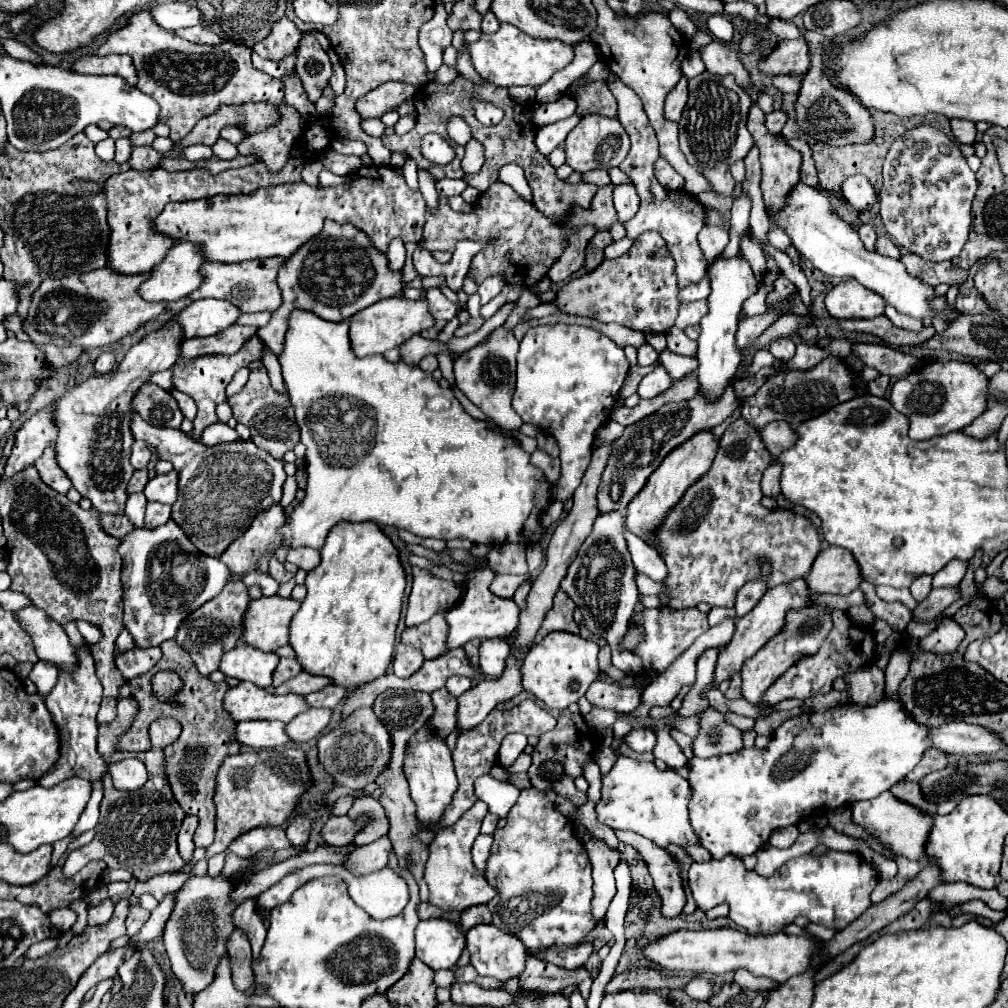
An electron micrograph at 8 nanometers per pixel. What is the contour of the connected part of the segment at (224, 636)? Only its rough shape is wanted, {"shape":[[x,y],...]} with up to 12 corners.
{"shape":[[242,582],[180,624],[174,640],[202,676],[244,638],[250,604]]}

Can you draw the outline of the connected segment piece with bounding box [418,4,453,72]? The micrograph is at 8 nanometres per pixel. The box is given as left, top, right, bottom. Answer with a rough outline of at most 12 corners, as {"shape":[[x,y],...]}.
{"shape":[[440,4],[419,30],[428,72],[443,64],[452,42],[448,14]]}

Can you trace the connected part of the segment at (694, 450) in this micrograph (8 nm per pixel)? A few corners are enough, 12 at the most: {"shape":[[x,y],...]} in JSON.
{"shape":[[686,440],[628,504],[628,530],[650,540],[684,490],[708,472],[718,440]]}

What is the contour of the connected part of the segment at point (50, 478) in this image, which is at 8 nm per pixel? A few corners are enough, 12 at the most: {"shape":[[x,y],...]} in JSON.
{"shape":[[46,448],[36,470],[60,494],[72,488],[56,464],[56,450]]}

